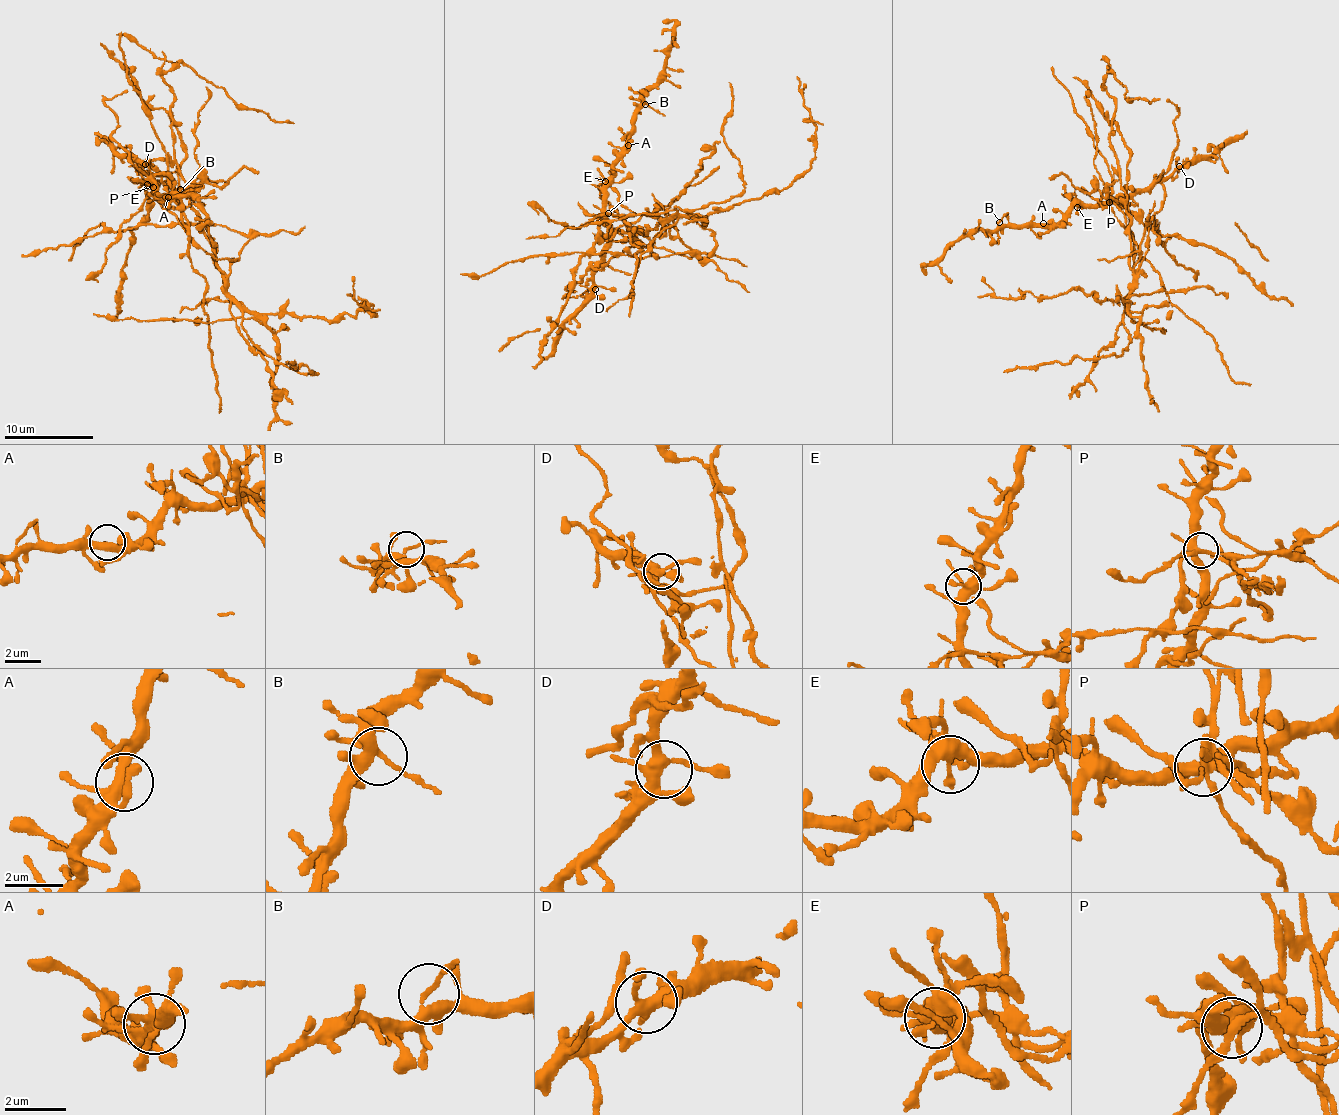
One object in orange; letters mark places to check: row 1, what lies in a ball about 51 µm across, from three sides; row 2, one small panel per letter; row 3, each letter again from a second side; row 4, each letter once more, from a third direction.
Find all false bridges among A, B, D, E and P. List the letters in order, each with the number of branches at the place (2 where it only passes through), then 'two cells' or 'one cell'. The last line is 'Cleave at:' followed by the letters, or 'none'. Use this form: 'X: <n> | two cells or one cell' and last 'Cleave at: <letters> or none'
A: 3 | one cell
B: 3 | one cell
D: 5 | one cell
E: 6 | one cell
P: 6 | two cells
Cleave at: P

